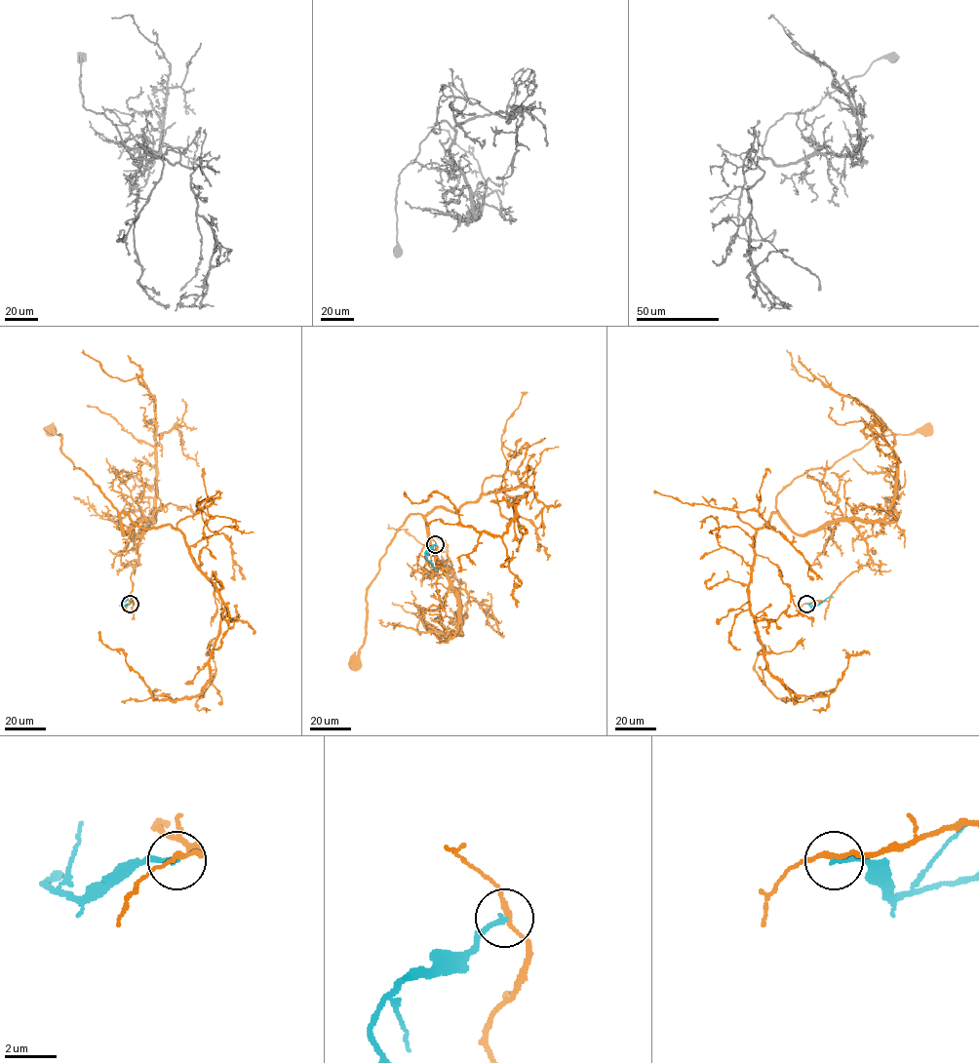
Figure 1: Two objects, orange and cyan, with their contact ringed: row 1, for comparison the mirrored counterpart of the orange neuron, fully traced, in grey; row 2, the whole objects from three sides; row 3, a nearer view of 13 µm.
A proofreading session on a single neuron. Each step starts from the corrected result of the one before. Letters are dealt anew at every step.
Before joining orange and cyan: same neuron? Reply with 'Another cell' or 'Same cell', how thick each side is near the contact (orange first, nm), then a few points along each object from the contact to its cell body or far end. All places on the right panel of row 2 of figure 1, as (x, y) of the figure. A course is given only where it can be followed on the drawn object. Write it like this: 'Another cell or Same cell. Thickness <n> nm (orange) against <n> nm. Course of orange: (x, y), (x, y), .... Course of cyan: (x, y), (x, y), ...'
Another cell. Thickness 170 nm (orange) against 200 nm. Course of orange: (806, 603), (828, 601), (872, 562), (866, 541), (846, 521), (796, 534), (775, 497), (879, 435), (924, 432). Course of cyan: (806, 604), (816, 605), (829, 596), (833, 598)

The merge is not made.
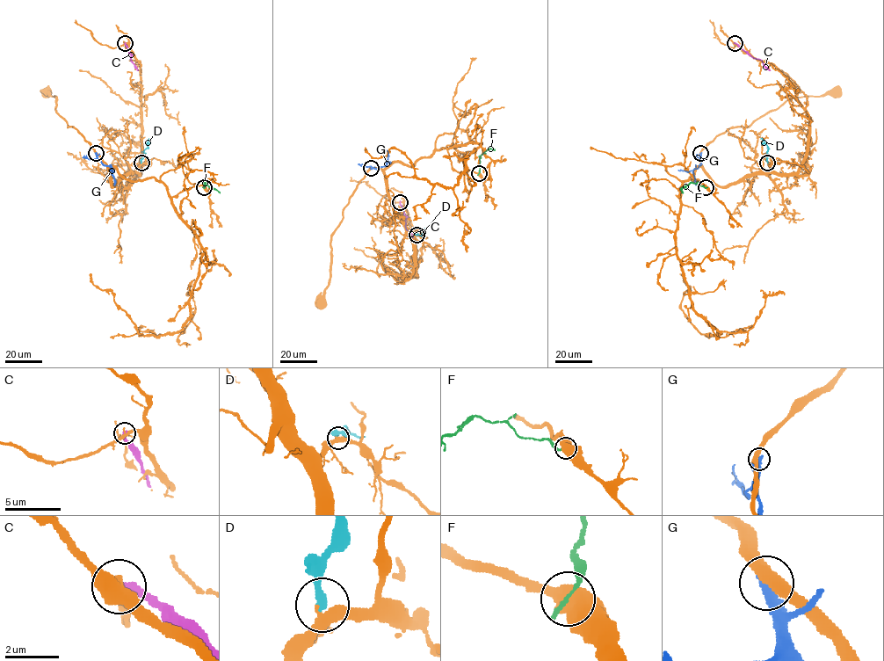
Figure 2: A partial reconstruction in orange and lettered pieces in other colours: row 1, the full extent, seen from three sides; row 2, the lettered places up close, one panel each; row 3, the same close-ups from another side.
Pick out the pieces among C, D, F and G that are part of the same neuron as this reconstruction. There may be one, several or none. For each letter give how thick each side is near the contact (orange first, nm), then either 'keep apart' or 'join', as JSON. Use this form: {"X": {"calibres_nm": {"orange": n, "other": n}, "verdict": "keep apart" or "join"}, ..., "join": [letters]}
{"C": {"calibres_nm": {"orange": 280, "other": 320}, "verdict": "keep apart"}, "D": {"calibres_nm": {"orange": 300, "other": 320}, "verdict": "join"}, "F": {"calibres_nm": {"orange": 600, "other": 190}, "verdict": "keep apart"}, "G": {"calibres_nm": {"orange": 440, "other": 360}, "verdict": "keep apart"}, "join": ["D"]}

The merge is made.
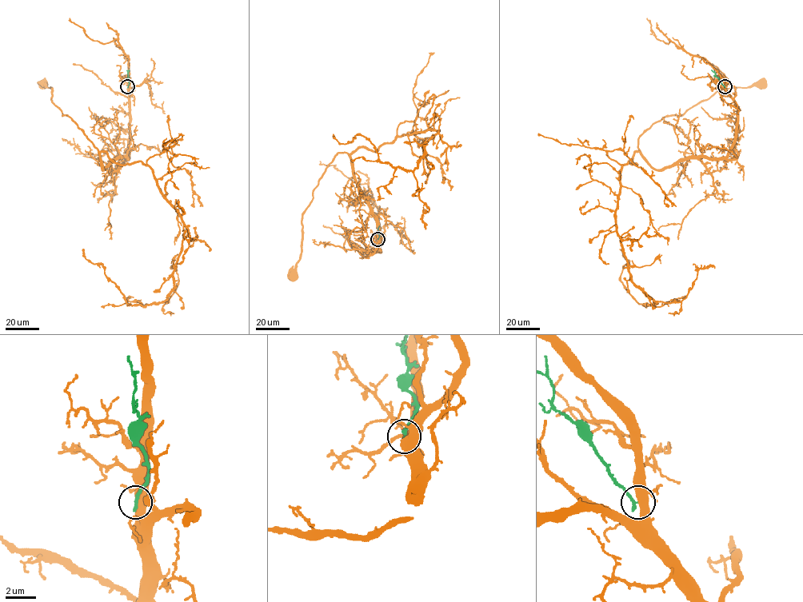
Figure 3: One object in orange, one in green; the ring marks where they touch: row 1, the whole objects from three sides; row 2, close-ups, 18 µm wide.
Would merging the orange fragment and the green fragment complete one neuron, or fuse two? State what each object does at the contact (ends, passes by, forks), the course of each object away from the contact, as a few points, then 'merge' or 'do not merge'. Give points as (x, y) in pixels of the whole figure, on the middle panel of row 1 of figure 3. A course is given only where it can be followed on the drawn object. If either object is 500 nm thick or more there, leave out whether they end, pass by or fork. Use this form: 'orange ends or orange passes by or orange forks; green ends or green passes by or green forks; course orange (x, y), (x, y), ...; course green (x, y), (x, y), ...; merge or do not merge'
orange forks; green ends; course orange (378, 239), (377, 218), (350, 157), (339, 152), (302, 216), (301, 257), (293, 274); course green (377, 239), (379, 225); do not merge

